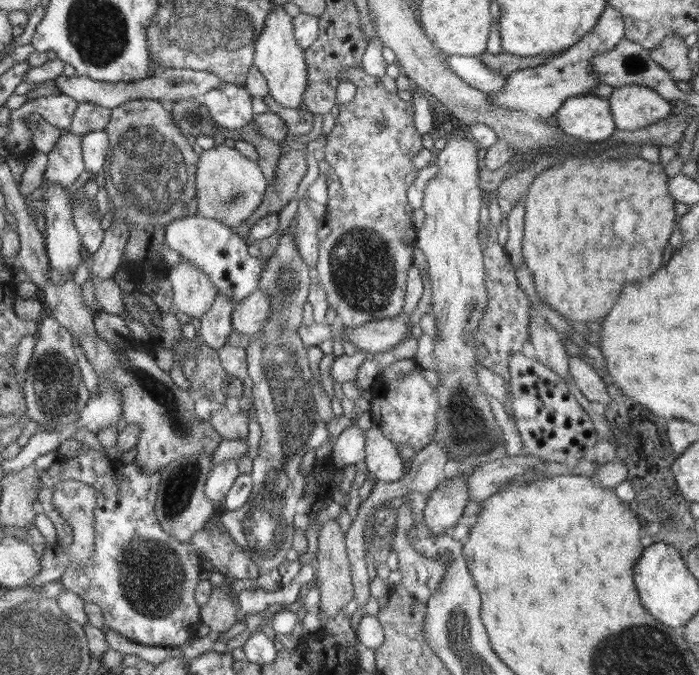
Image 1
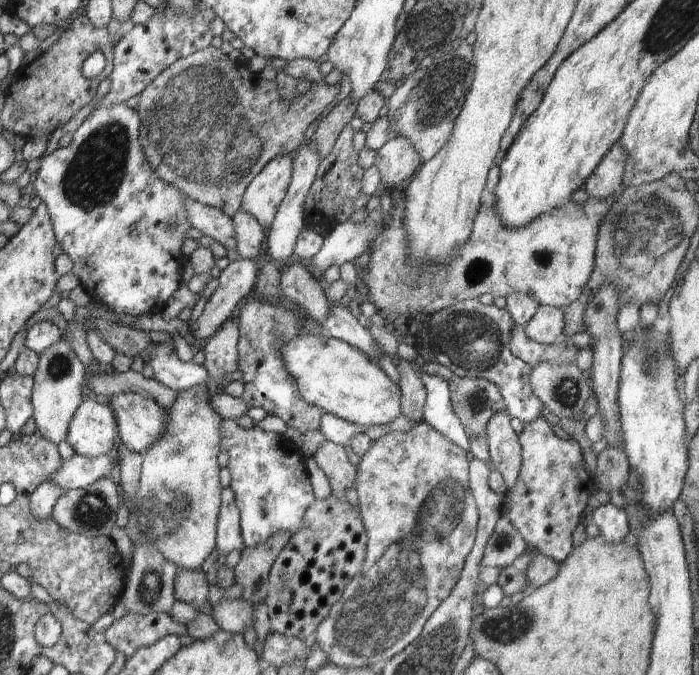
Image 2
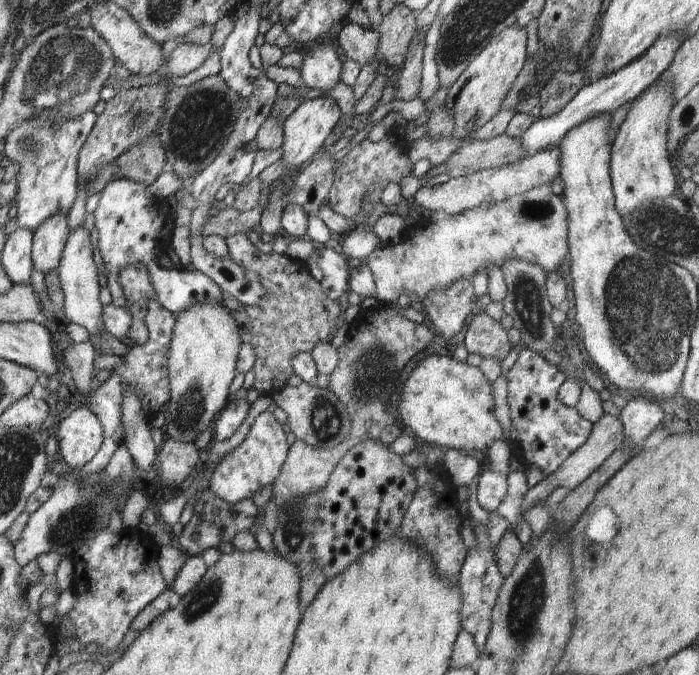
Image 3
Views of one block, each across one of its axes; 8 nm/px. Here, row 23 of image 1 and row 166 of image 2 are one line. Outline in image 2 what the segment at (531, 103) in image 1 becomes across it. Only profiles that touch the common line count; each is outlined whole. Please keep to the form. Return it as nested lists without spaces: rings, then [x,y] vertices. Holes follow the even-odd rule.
[[[616,142],[610,148],[610,152],[598,162],[594,172],[584,180],[587,194],[602,200],[602,198],[608,198],[610,194],[618,192],[620,186],[623,186],[624,166],[626,166],[626,152]]]

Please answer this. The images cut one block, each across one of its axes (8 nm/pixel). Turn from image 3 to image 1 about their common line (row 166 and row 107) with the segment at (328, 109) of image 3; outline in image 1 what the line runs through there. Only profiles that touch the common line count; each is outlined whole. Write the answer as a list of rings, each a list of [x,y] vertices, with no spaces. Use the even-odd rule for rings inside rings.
[[[274,5],[264,21],[264,28],[255,42],[254,66],[267,80],[269,96],[286,108],[299,109],[304,105],[307,85],[307,66],[304,50],[294,38],[293,18],[282,5]]]

